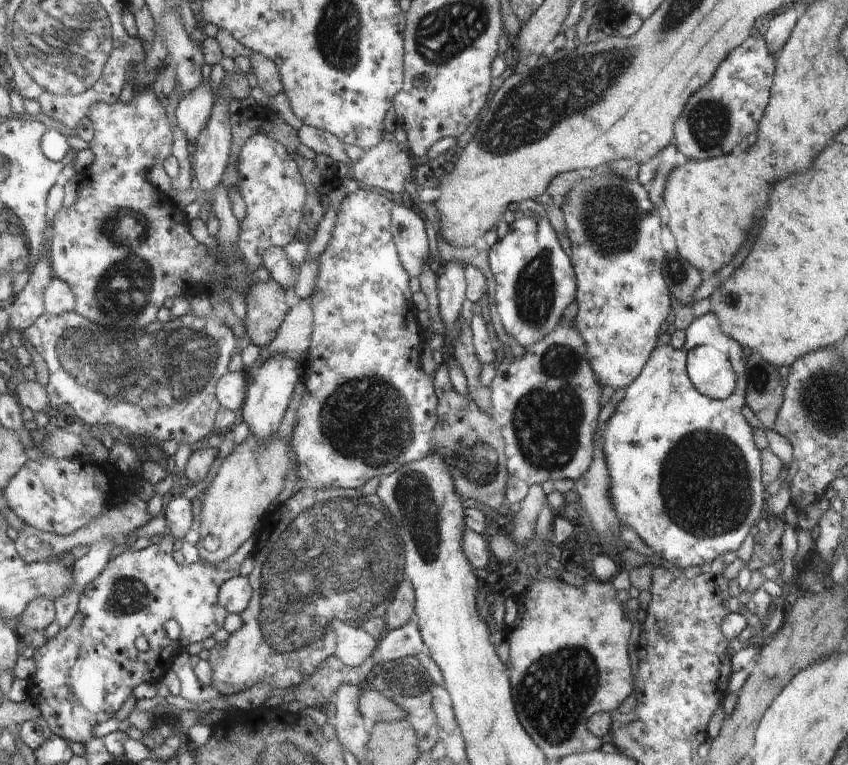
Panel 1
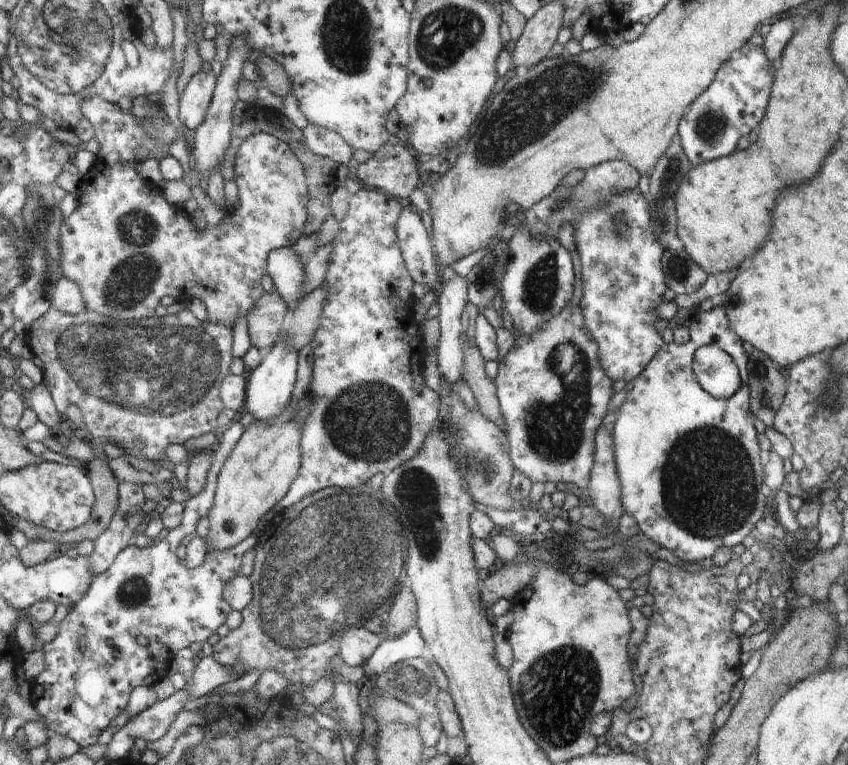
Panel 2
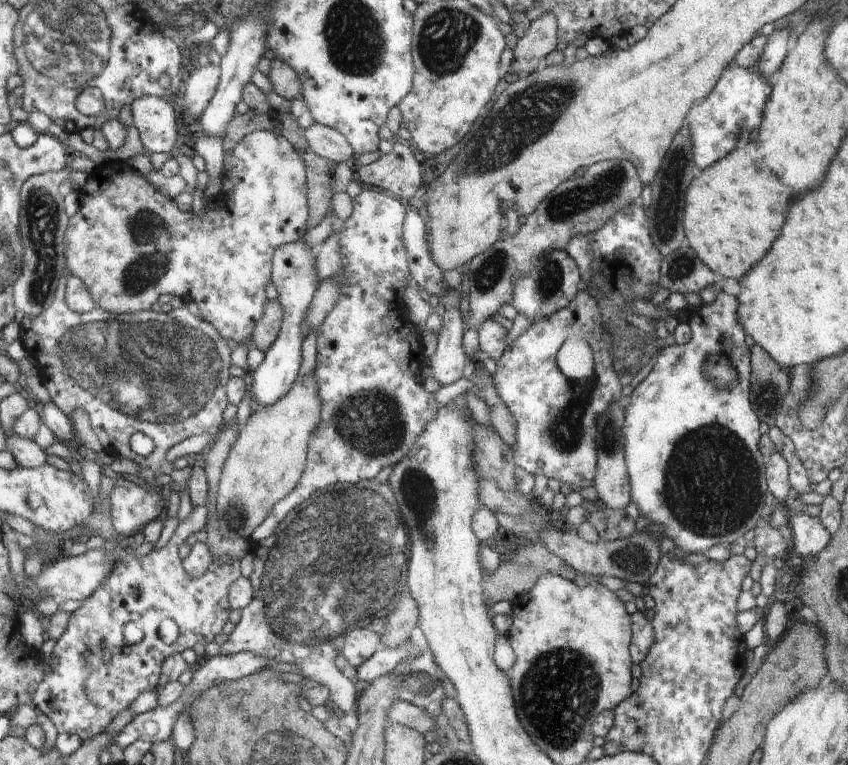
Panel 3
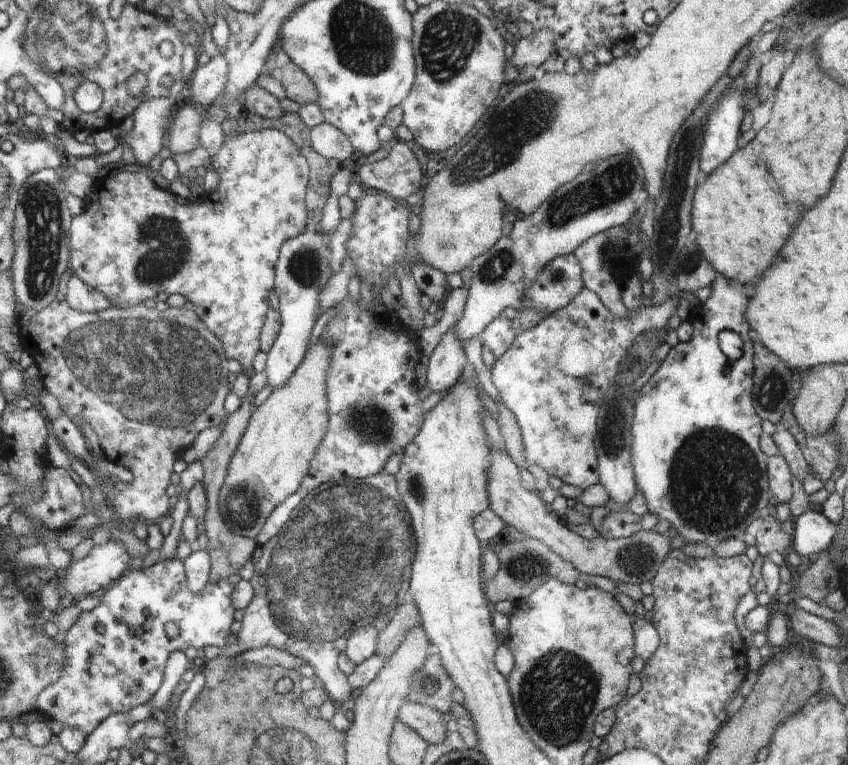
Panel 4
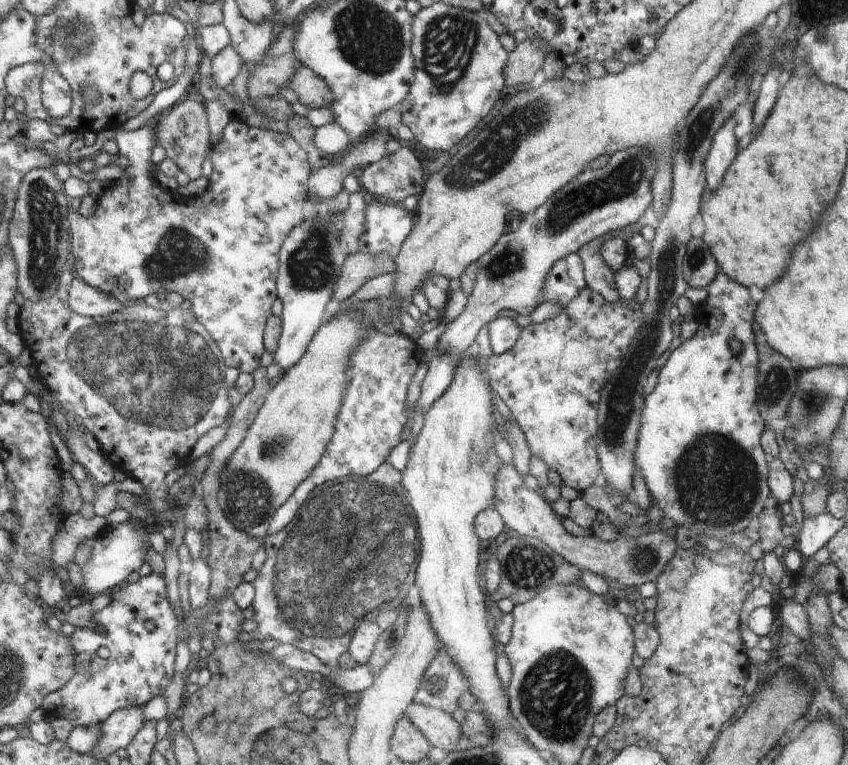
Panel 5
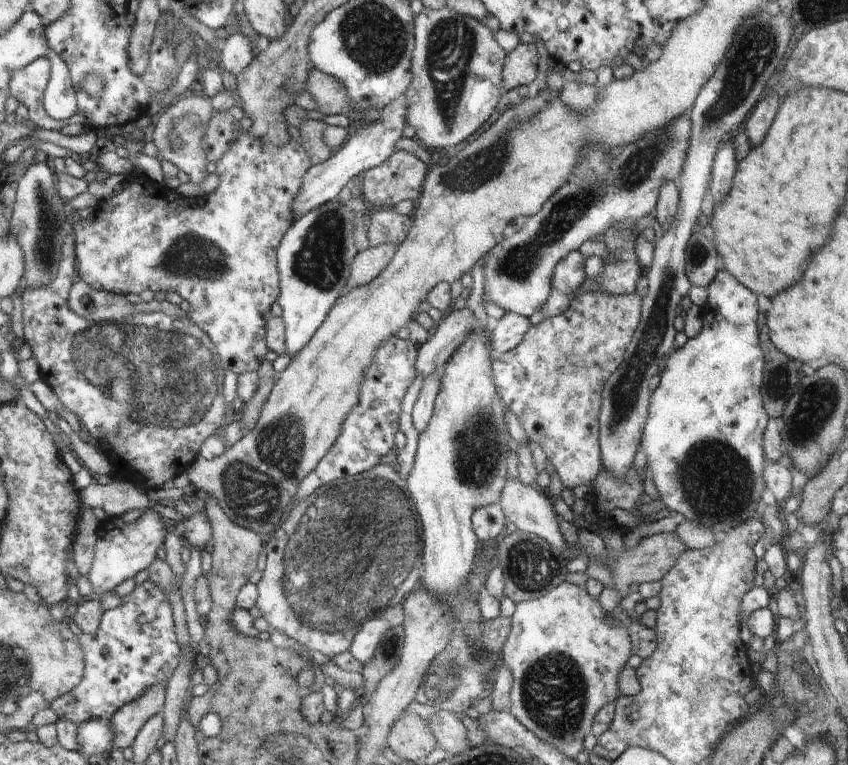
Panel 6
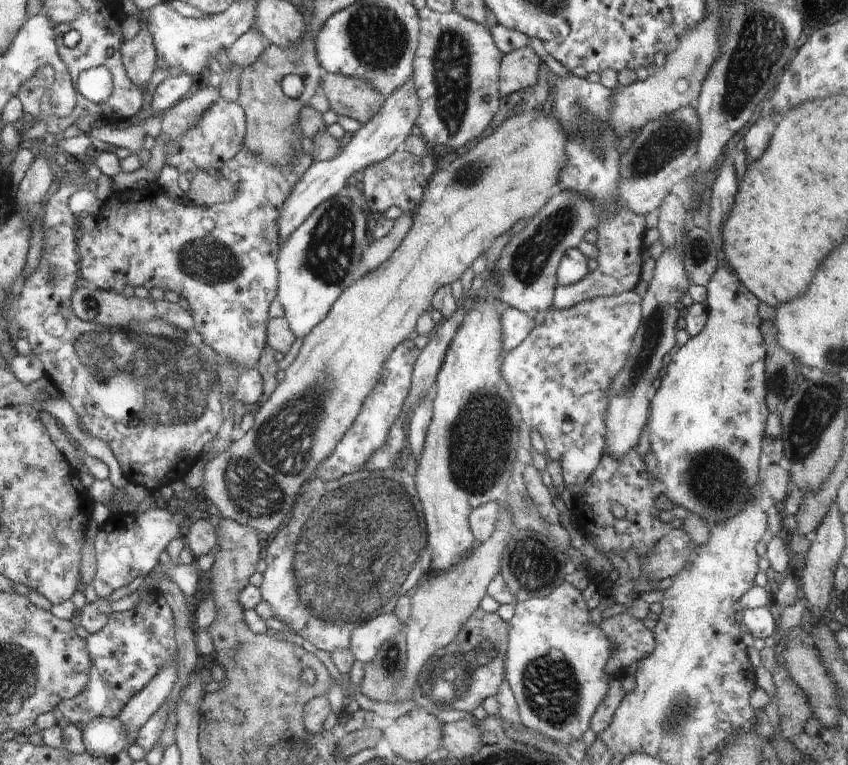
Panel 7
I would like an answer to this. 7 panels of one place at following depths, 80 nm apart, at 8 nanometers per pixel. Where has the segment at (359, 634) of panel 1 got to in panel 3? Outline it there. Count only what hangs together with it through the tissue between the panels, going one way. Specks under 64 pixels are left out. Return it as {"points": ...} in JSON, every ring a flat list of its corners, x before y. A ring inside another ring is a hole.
{"points":[[366,628,352,629,352,632,348,632,348,636,345,636,343,647,346,660,354,668,358,668,374,652,384,646,381,644,381,635]]}

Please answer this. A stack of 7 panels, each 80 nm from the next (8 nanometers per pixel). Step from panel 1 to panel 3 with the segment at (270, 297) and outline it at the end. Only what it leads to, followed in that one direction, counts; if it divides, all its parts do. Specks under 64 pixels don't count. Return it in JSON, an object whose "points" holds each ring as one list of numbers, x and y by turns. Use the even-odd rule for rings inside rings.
{"points":[[268,300,264,316,261,322,256,324,255,332,251,339,255,348,265,353,272,346,272,343,276,340,280,332,282,319,282,305,277,300]]}

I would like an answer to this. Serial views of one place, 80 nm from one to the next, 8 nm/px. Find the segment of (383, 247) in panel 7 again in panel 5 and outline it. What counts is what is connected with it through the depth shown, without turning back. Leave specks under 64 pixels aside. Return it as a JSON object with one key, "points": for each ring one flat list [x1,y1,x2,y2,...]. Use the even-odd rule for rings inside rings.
{"points":[[357,252,346,256,340,279,334,286,334,305,348,300,366,281,393,272,396,272,395,262,388,254,370,256]]}

